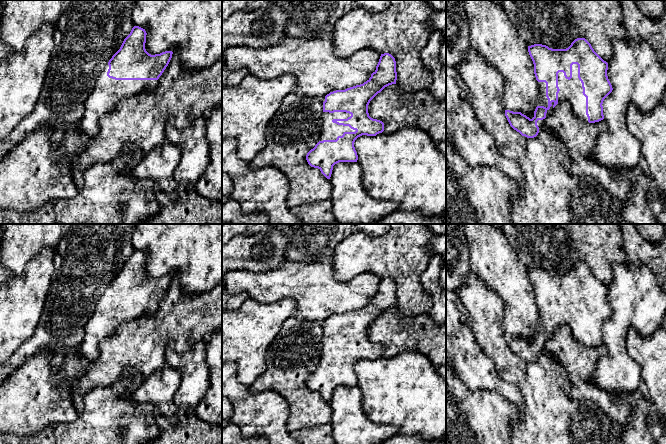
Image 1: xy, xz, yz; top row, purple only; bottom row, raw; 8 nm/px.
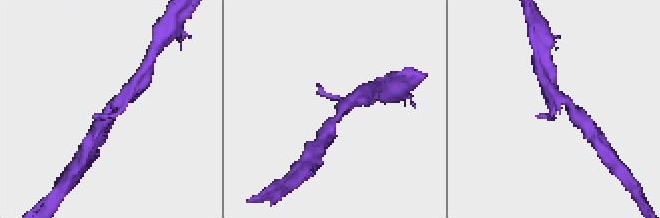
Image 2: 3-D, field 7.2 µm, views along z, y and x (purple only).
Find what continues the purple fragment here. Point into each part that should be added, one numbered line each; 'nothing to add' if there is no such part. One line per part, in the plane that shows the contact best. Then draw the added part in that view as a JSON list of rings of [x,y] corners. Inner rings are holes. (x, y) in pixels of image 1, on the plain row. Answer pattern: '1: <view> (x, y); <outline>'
1: yz (571, 314); [[[572,289],[572,302],[566,303],[563,296],[558,297],[558,327],[567,324],[575,340],[588,346],[586,339],[586,321],[583,319],[582,307],[578,302],[578,289]]]

